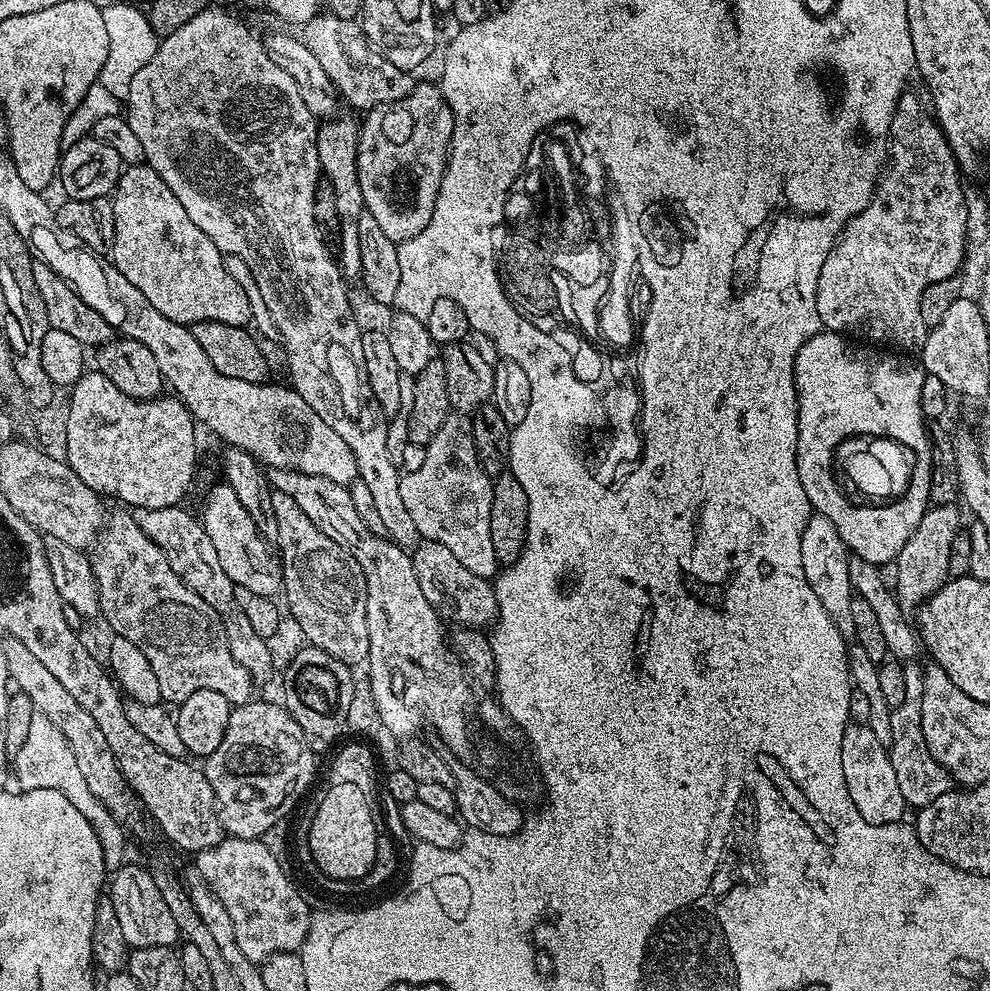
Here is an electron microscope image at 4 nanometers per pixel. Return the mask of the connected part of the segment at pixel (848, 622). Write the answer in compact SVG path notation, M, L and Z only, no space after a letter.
M813 511L802 530L802 570L806 573L806 582L810 582L810 590L814 590L818 602L822 602L834 626L838 626L846 638L854 637L854 614L850 614L850 602L854 599L854 593L850 582L849 555L846 542L842 542L834 522L830 522L830 518L820 512Z

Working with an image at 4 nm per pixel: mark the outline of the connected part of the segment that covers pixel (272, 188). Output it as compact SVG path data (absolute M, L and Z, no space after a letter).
M215 6L206 7L202 10L202 14L190 18L190 22L186 22L186 26L178 26L178 30L174 30L174 34L161 39L154 58L150 58L150 62L146 62L146 66L142 66L142 70L138 70L138 74L134 74L134 78L130 82L130 94L126 101L128 125L130 130L134 130L138 142L142 142L144 160L148 167L160 175L162 182L166 182L166 186L170 186L170 190L174 190L174 198L178 198L178 202L182 202L182 207L186 210L186 214L190 214L194 226L198 226L198 230L202 230L202 234L206 234L206 238L210 238L210 242L214 242L214 246L218 246L221 252L242 258L246 262L246 266L250 266L250 274L254 274L254 282L258 282L258 290L262 290L262 299L266 301L266 306L280 331L279 339L284 340L284 348L288 351L288 372L292 375L291 387L350 446L357 462L358 478L362 482L366 482L367 488L370 489L370 494L374 498L374 506L378 510L378 518L382 518L382 522L386 526L387 539L393 540L399 548L415 549L422 537L418 526L414 526L414 518L410 518L410 510L406 510L406 506L402 506L402 490L400 489L402 472L390 458L390 450L386 447L386 434L388 433L386 413L377 405L376 399L372 395L370 382L367 380L366 360L363 358L362 352L362 324L356 321L356 316L352 313L352 300L348 297L349 285L340 273L337 257L334 255L333 249L331 252L330 249L324 248L328 246L314 222L314 190L322 179L318 162L318 146L316 145L317 117L312 116L310 110L306 110L306 102L302 102L302 94L294 82L294 78L290 78L290 74L286 74L286 70L282 70L282 66L278 66L278 62L274 62L274 58L270 58L265 41L259 40L242 21L235 20L231 16L232 14L231 11Z

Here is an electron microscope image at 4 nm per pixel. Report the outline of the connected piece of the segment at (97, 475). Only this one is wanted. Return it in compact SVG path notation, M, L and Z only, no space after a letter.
M95 370L85 371L77 384L72 385L70 395L66 400L69 404L69 422L66 424L66 454L68 455L66 462L72 467L74 474L78 474L78 478L82 478L82 482L86 482L88 488L92 488L104 498L117 496L124 503L121 505L132 510L137 508L149 508L150 510L175 508L183 501L180 499L187 494L188 487L191 486L192 479L196 476L196 430L198 430L198 424L181 399L172 394L161 394L154 400L135 400L126 394L122 394L122 390L118 390L118 386L114 386L114 382L110 382L110 378L106 378L101 372Z

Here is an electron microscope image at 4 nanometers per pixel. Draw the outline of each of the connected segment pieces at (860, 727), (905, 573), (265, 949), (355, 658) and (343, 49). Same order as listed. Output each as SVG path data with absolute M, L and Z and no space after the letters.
M849 723L842 734L842 775L846 778L846 790L850 790L854 806L858 806L858 814L862 814L866 822L886 824L905 819L906 805L902 790L898 790L898 778L894 775L888 749L874 738L874 730L870 730L867 723Z
M937 504L929 507L922 522L918 522L918 530L910 534L906 546L902 546L896 556L899 569L896 599L909 614L915 613L920 605L926 603L949 579L950 542L954 542L954 534L962 528L958 509L956 504Z
M228 836L219 840L214 846L195 853L196 868L199 879L208 885L213 894L226 906L226 914L230 914L230 922L234 926L234 938L238 942L238 950L250 958L250 962L261 965L270 959L275 952L296 952L304 944L308 927L312 921L312 912L304 901L302 893L287 875L285 868L278 864L260 838L247 840L237 836Z
M273 491L274 522L278 522L278 534L275 543L278 545L278 559L284 570L284 587L282 596L288 599L286 612L296 619L300 632L307 643L314 648L324 648L343 664L356 666L356 663L367 661L370 650L370 630L366 630L366 578L362 566L349 553L347 547L330 538L302 510L290 494Z
M318 14L302 26L302 39L314 58L322 65L322 70L336 87L337 93L356 108L367 110L379 104L389 104L398 98L406 98L414 87L413 73L394 66L384 57L384 53L370 46L368 35L359 23L340 14Z

